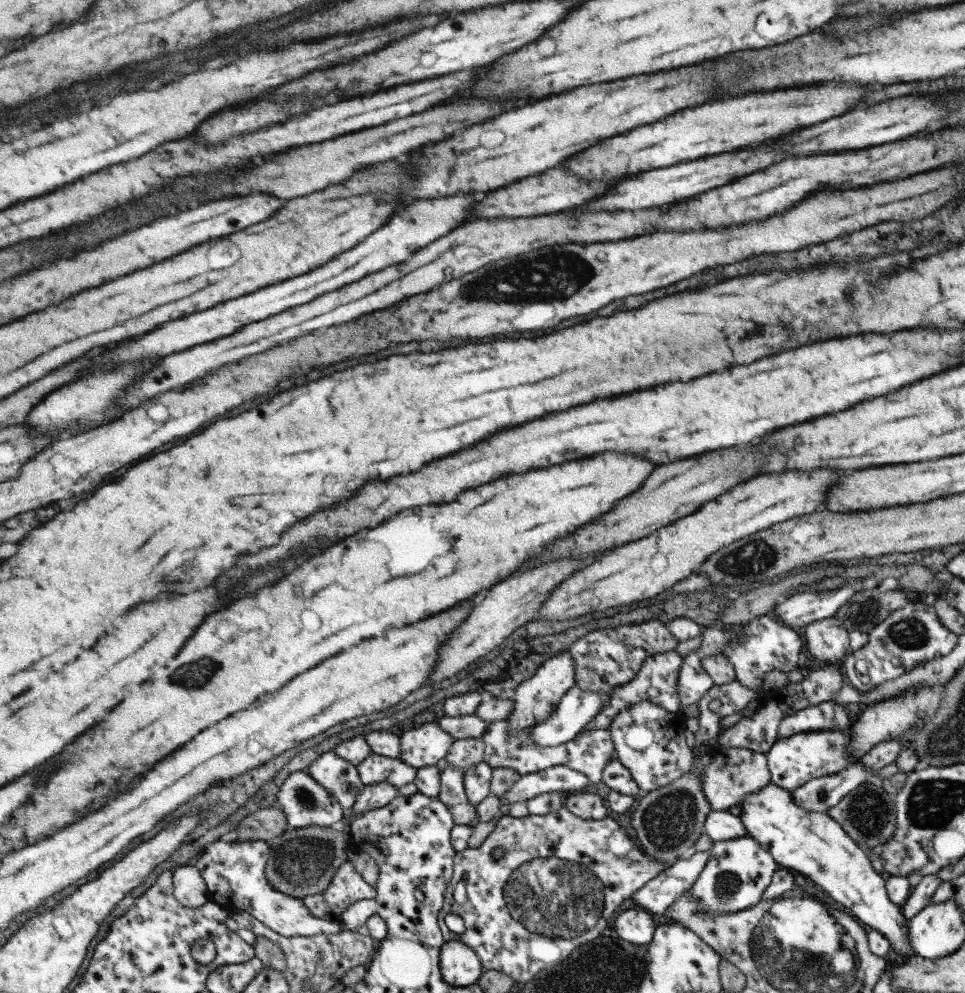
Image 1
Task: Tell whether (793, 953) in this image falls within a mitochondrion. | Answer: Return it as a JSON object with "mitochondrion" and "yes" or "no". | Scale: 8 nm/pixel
{"mitochondrion":"yes"}

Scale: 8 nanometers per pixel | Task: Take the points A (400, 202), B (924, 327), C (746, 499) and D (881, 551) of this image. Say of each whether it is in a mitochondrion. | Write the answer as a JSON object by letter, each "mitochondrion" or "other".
{"A":"other","B":"other","C":"other","D":"other"}

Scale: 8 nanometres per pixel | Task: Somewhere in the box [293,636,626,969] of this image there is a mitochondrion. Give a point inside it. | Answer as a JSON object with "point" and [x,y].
{"point":[549,896]}

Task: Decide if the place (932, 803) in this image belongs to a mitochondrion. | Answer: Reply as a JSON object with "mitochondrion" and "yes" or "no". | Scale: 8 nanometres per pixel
{"mitochondrion":"yes"}

